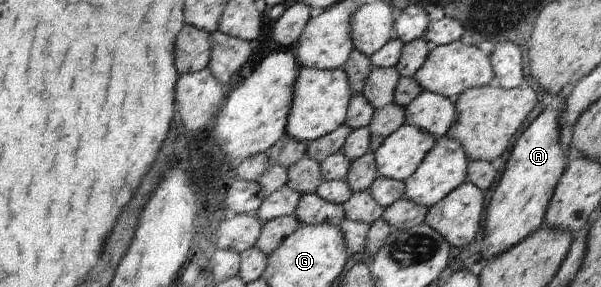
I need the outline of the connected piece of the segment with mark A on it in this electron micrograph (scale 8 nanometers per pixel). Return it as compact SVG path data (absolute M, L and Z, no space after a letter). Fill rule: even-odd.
M563 109L541 112L540 115L521 133L513 146L499 184L489 201L483 216L483 228L487 249L483 253L485 259L493 259L509 251L527 236L535 233L544 225L544 217L559 178L566 170L567 164L563 160L568 154L560 143L561 127L558 125L560 113Z

